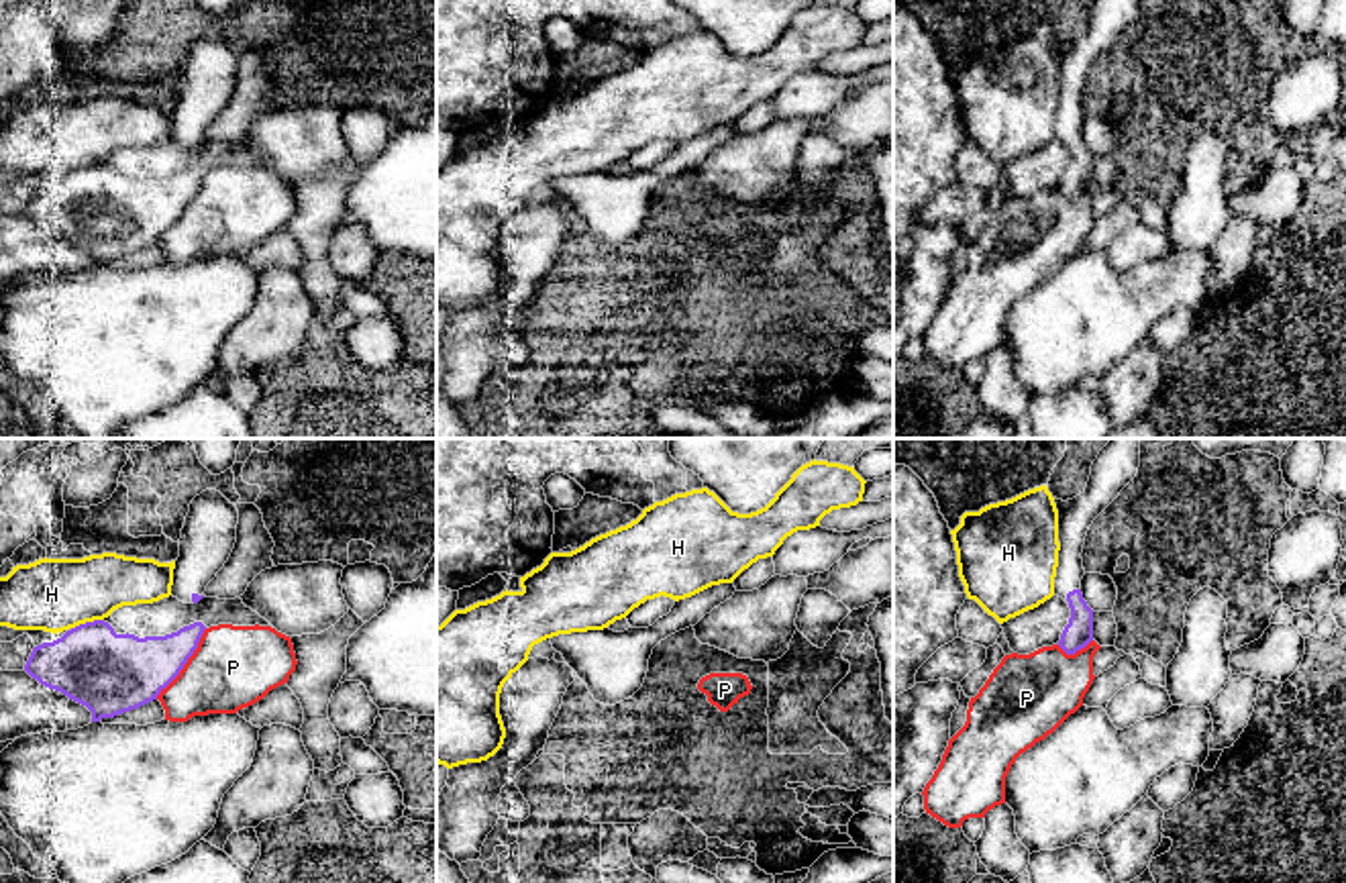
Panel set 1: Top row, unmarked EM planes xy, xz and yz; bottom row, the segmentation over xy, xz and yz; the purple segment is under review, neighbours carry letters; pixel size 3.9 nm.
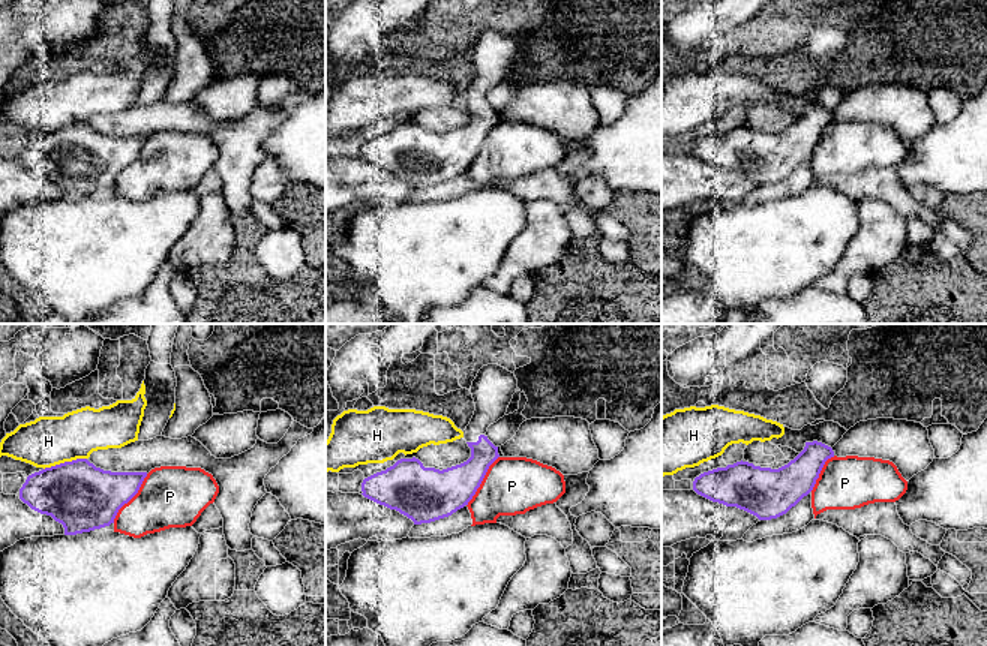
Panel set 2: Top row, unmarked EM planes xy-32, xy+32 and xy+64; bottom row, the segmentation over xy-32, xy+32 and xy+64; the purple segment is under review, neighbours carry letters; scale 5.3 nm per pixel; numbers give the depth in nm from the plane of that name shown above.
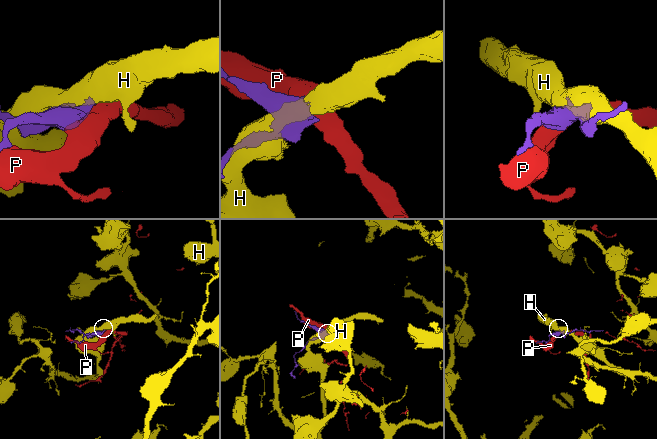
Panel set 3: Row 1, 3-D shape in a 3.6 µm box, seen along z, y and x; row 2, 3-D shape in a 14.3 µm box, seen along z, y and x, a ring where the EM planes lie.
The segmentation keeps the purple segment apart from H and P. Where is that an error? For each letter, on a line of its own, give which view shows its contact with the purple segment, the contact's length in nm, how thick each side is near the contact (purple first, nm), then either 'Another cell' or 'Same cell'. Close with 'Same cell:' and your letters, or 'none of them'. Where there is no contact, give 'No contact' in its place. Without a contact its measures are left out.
H: Touches purple in xy. Shared border 130 nm. Thickness 320 nm (purple) against 280 nm. Another cell
P: Touches purple in xy. Shared border 340 nm. Thickness 300 nm (purple) against 320 nm. Another cell
Same cell: none of them

